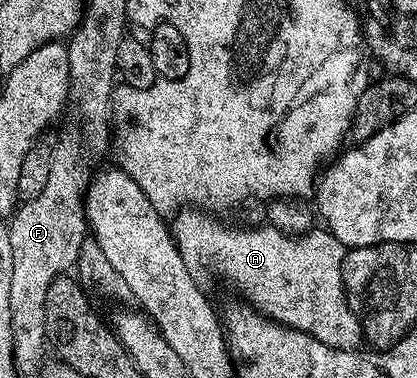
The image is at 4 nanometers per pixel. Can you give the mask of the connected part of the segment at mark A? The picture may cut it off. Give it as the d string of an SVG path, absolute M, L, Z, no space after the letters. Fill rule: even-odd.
M179 208L170 221L172 239L185 262L186 273L208 287L214 274L230 281L240 294L244 283L272 283L272 279L304 279L304 271L336 271L342 275L348 249L327 228L314 227L302 235L288 235L271 225L234 227L214 219L201 208Z

